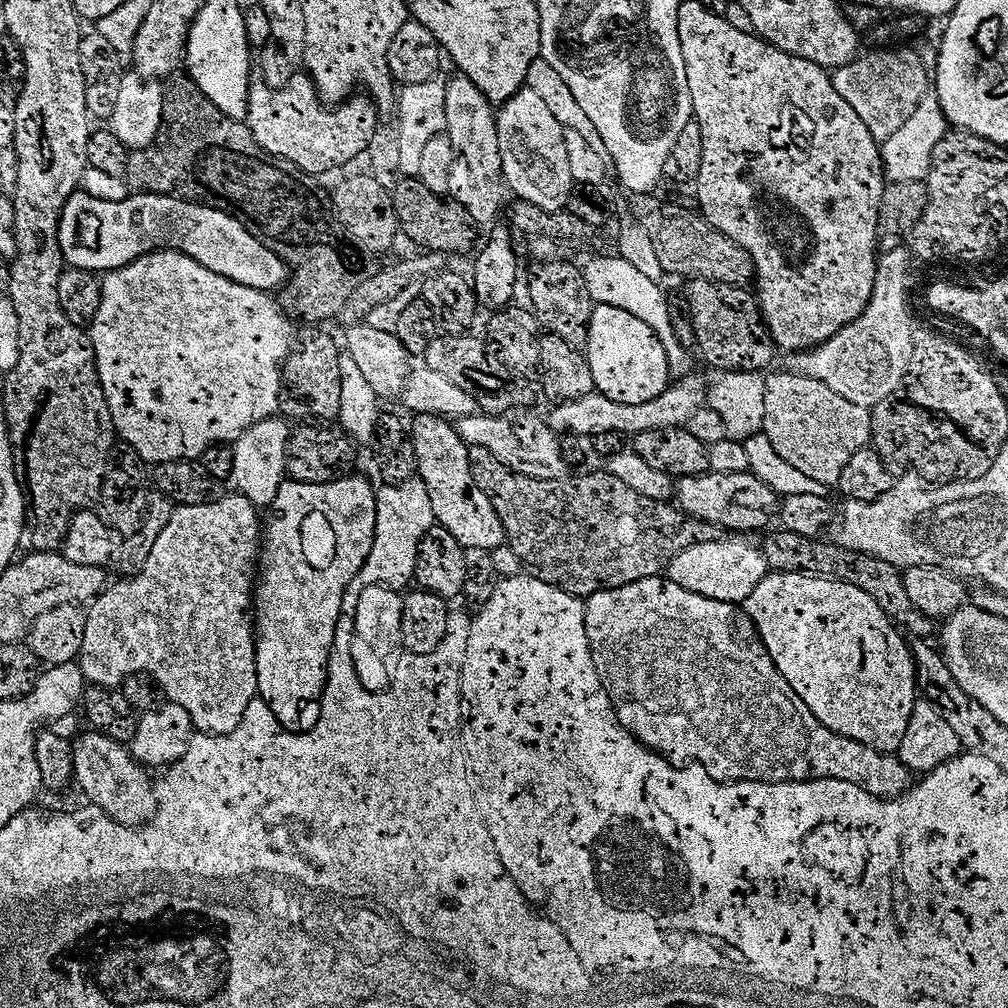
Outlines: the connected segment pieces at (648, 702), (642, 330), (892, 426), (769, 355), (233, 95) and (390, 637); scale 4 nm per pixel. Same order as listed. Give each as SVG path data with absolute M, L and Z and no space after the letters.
M659 575L587 597L584 621L596 673L612 699L620 725L651 752L660 753L677 766L695 762L721 782L850 782L854 741L818 722L793 696L790 682L782 678L768 657L747 611L682 590L673 580Z
M597 304L592 309L588 327L588 365L594 374L596 392L610 398L610 402L622 402L626 406L642 406L642 402L654 402L670 386L667 354L654 330L639 318L614 306Z
M893 398L871 409L872 444L882 462L894 474L915 474L927 478L933 485L951 484L961 480L977 480L992 469L992 460L981 455L978 446L953 428L948 420L941 420L924 412L915 403Z
M695 278L689 279L687 284L688 312L692 315L696 348L710 367L720 372L758 373L773 367L772 359L778 356L778 349L764 323L759 299L747 287L735 288Z
M243 7L239 8L236 14L202 14L196 15L196 21L188 35L188 49L184 51L187 75L226 114L235 120L247 121L248 119L248 97L253 95L252 88L252 48L248 45L248 24L246 12Z
M366 584L359 589L360 597L356 600L356 637L352 640L352 664L354 675L362 683L375 681L380 675L390 675L396 669L400 656L405 655L404 639L402 638L402 610L404 596L395 588L387 588L384 584Z

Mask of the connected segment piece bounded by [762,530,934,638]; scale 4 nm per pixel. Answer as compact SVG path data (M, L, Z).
M776 530L768 535L763 537L765 540L764 544L762 543L762 551L772 572L817 576L823 580L858 586L858 590L866 590L866 594L870 594L870 598L874 598L874 602L882 606L882 610L893 624L909 633L912 631L916 638L928 638L931 634L934 622L926 614L922 614L914 606L914 602L910 602L910 594L906 594L904 585L904 572L895 568L890 562L882 562L882 558L874 558L849 548L842 548L836 542L823 544L825 542L823 539L811 540L793 532Z

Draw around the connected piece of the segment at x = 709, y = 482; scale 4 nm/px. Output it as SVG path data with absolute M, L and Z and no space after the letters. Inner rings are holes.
M711 470L703 476L685 476L675 485L674 496L686 516L718 526L728 534L748 534L771 529L780 515L781 497L751 471L742 474L718 474ZM763 528L768 528L764 529Z

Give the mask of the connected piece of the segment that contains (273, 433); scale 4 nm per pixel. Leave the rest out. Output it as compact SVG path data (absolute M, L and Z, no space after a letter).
M273 418L263 420L254 425L246 434L242 434L240 439L235 441L232 452L232 480L236 483L235 491L257 508L257 510L271 509L274 498L278 498L280 485L285 483L286 469L288 467L287 450L290 443L289 421L284 418Z

